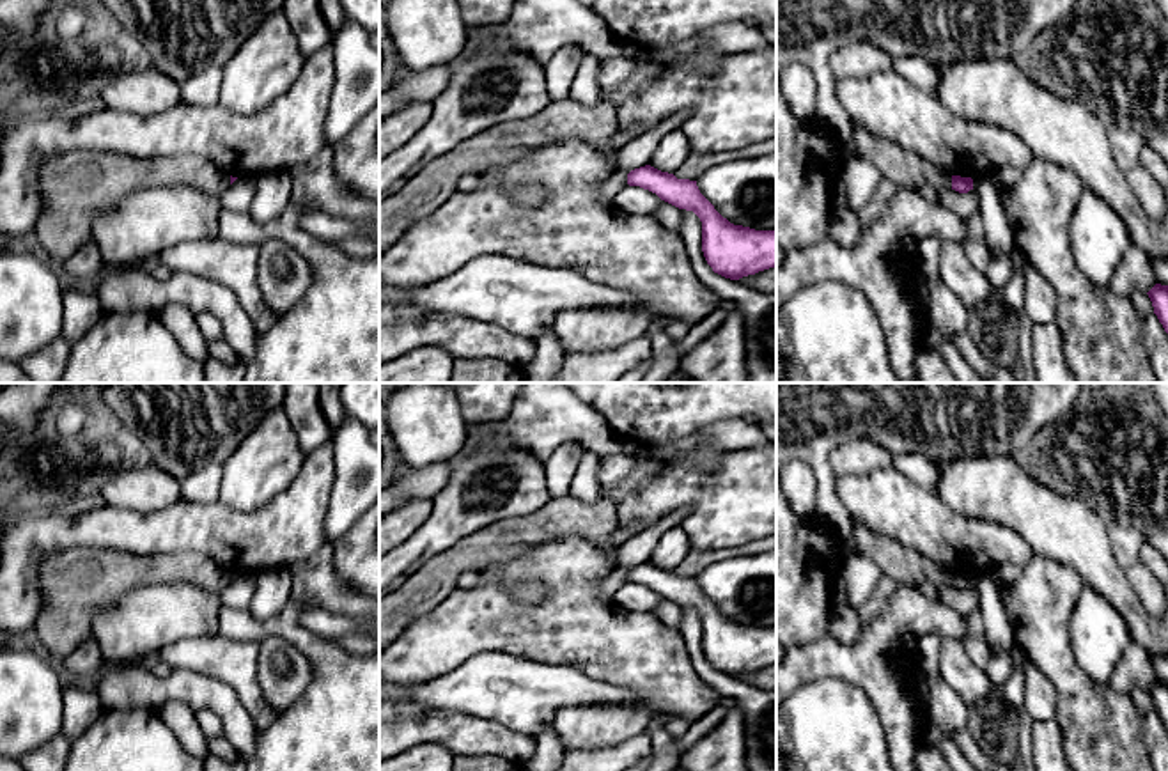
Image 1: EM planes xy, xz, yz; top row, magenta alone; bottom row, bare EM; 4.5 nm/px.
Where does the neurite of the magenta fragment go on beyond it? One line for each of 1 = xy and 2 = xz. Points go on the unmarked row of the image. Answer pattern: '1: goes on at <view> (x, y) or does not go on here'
1: does not go on here
2: does not go on here

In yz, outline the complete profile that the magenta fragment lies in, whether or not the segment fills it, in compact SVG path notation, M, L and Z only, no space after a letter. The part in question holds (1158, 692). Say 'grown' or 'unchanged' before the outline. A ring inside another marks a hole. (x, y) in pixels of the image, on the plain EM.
unchanged; M1156 681L1149 689L1154 711L1168 730L1168 682Z

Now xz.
unchanged; M645 562L627 571L627 581L649 587L700 615L702 649L714 670L739 677L776 663L776 627L730 620L700 590L697 578L677 576L674 571Z

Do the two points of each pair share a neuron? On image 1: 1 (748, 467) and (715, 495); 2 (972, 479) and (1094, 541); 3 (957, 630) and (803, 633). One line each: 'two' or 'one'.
1: one
2: one
3: one

